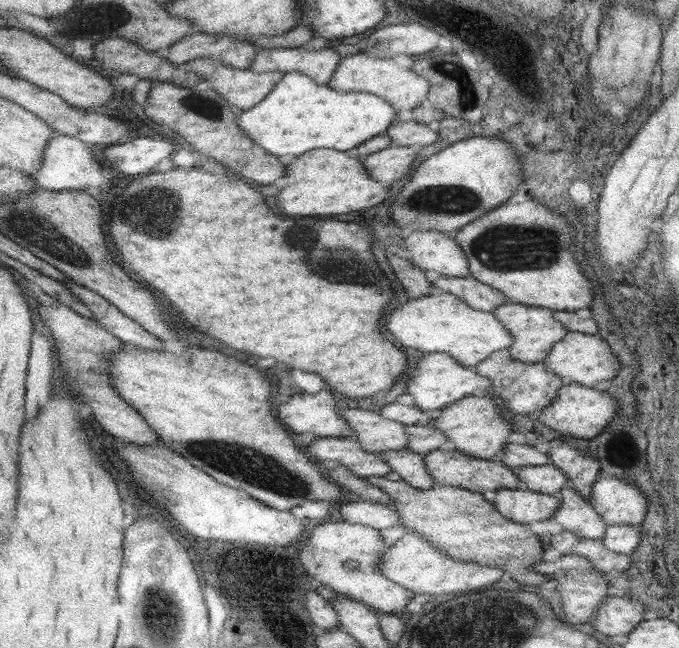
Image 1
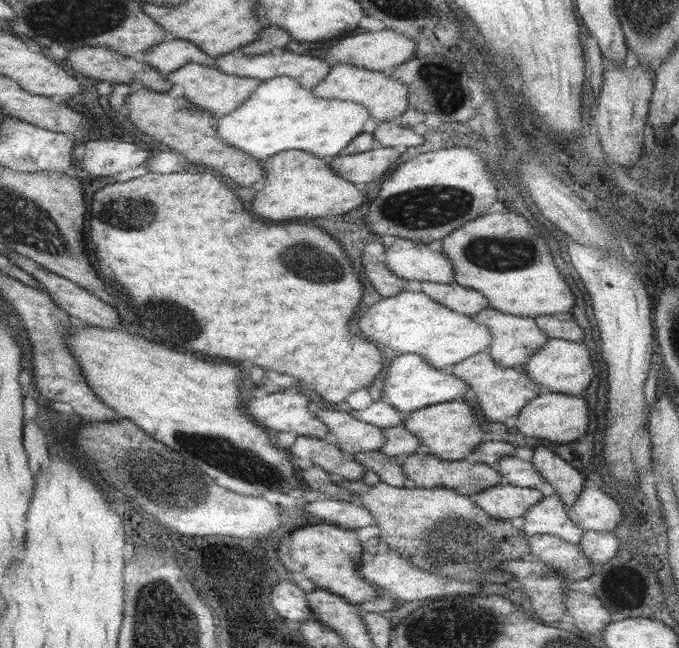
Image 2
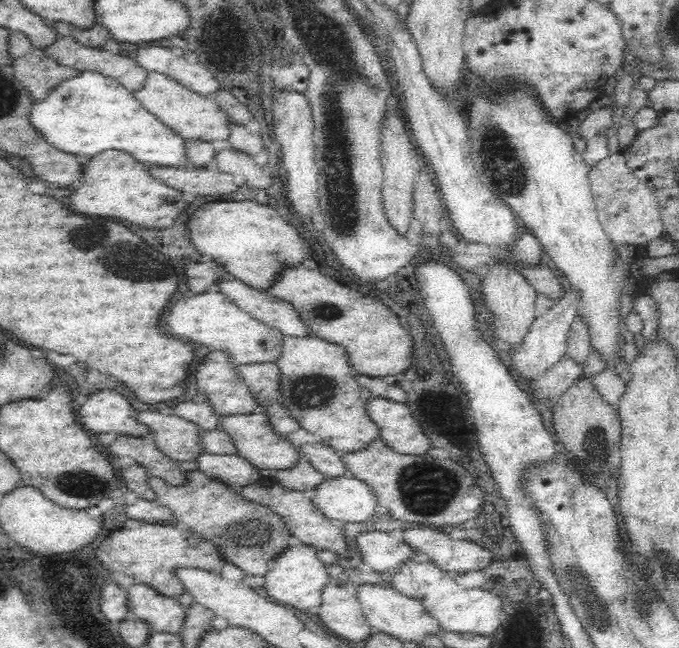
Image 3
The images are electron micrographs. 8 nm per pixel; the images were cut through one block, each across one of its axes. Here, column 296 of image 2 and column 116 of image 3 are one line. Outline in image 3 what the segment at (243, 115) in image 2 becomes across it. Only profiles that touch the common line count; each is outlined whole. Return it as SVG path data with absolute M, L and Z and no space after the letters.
M83 71L80 76L65 80L51 92L46 100L39 101L31 112L32 122L56 148L76 155L96 156L112 149L129 152L142 163L156 167L178 168L187 160L187 140L172 130L162 119L152 114L135 97L135 91L126 88L113 76L98 71Z

